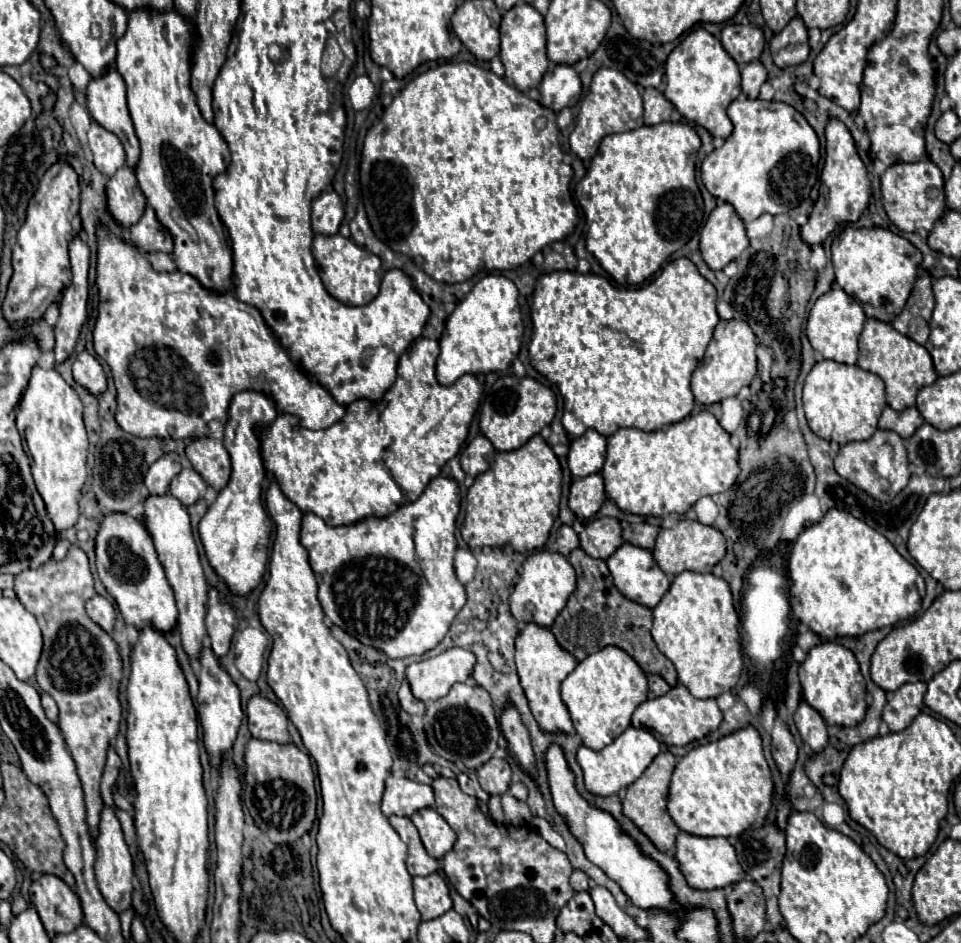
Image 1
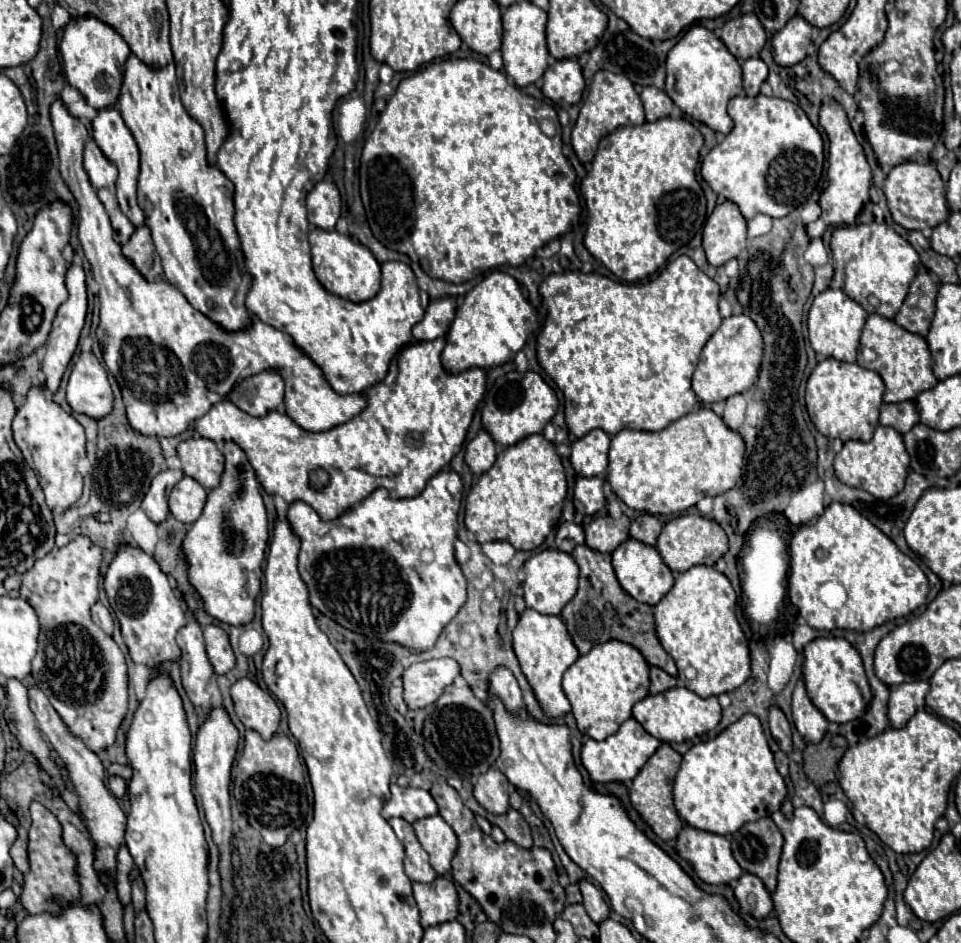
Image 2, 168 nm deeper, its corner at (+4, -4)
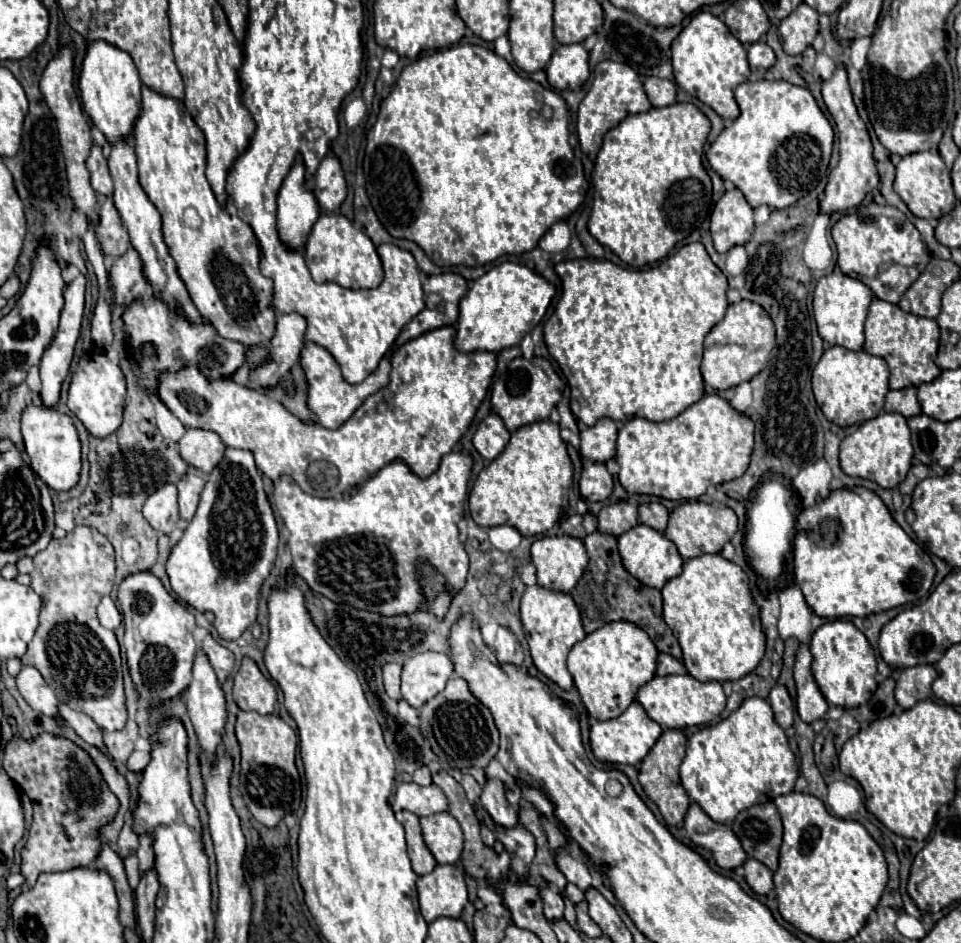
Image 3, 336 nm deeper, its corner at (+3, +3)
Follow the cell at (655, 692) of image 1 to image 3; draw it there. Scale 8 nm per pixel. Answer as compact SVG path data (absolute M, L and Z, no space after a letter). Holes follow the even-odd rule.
M659 654L657 658L657 676L667 676L667 674L685 674L685 666L681 660L673 658L671 654Z

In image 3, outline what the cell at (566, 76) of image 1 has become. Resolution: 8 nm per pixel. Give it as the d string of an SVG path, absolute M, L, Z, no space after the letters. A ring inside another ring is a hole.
M561 44L549 66L547 78L555 90L579 88L589 78L589 52L583 44Z

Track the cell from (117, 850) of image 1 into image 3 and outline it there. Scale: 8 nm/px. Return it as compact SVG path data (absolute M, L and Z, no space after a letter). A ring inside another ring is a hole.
M23 666L21 672L15 676L17 680L17 688L21 692L21 696L27 700L27 704L39 712L43 712L45 716L57 716L57 696L53 694L53 690L45 684L41 672L37 672L37 668L33 666Z

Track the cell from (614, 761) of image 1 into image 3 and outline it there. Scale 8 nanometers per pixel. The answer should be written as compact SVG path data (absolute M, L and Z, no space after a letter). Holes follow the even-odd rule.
M635 700L621 716L613 720L605 720L605 722L595 722L591 726L591 748L593 748L595 758L601 762L637 766L647 756L651 746L657 742L661 732L663 728L655 720L651 720L645 708Z

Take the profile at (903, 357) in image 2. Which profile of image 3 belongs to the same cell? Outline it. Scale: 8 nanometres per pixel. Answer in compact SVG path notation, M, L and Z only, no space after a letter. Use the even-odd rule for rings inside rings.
M875 298L871 302L869 316L865 322L865 346L863 346L863 350L873 354L873 356L881 356L889 364L891 390L919 386L919 384L935 380L941 372L935 364L937 346L939 346L939 326L935 320L903 312L897 304L889 304L885 300Z

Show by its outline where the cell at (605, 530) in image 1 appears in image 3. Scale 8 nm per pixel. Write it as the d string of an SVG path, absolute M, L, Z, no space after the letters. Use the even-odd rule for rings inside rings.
M615 502L607 504L599 512L599 532L621 536L629 528L637 526L637 504L631 502Z

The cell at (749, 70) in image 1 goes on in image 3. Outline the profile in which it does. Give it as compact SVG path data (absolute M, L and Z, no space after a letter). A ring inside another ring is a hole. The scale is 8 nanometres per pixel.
M753 42L749 46L749 66L751 66L751 76L755 80L761 80L765 72L775 64L775 52L769 48L767 42Z

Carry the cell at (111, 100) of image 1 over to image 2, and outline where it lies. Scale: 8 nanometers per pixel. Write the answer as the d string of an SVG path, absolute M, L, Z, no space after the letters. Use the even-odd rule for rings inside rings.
M114 105L96 111L96 117L92 121L92 137L98 143L98 147L102 149L102 153L112 163L116 163L116 167L118 167L118 181L116 181L116 191L118 193L116 193L116 197L118 197L118 205L120 205L122 213L134 225L144 223L144 213L142 213L142 209L136 203L136 181L138 181L138 173L140 173L140 167L138 167L138 159L140 159L138 147L136 147L136 141L132 139L132 133L128 131L128 127L124 127L124 119L122 119L120 111Z

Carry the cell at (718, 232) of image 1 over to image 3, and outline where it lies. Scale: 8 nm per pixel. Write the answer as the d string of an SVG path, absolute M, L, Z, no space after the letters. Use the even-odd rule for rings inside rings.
M727 190L711 214L711 236L717 252L727 252L733 246L745 244L753 234L753 208L743 192Z

